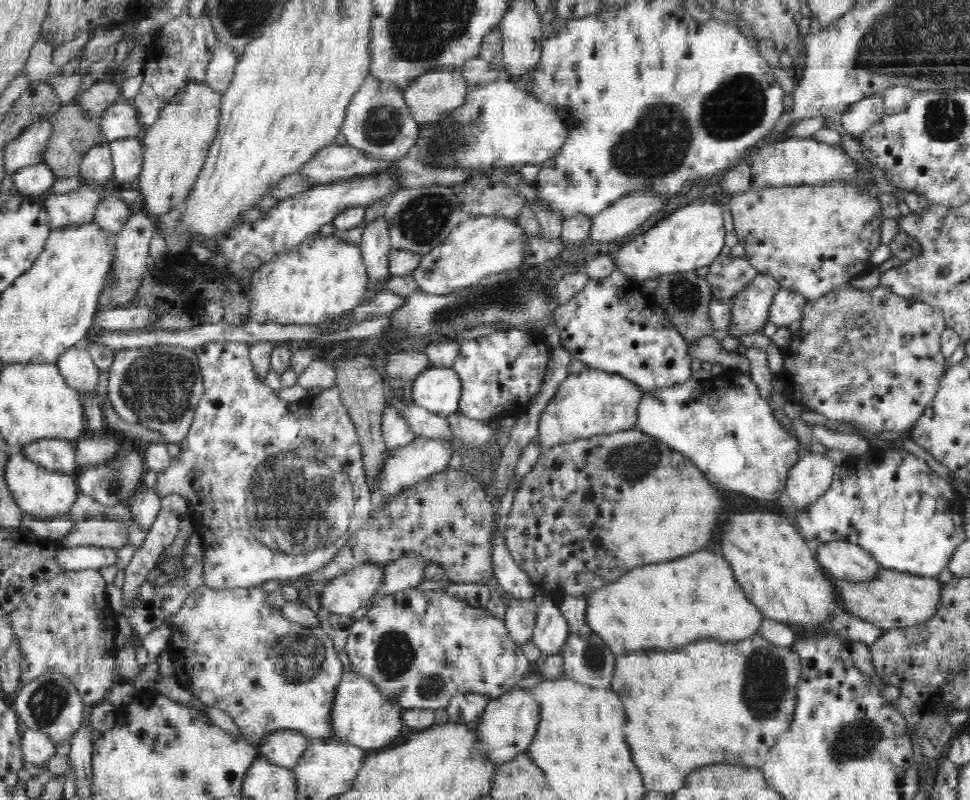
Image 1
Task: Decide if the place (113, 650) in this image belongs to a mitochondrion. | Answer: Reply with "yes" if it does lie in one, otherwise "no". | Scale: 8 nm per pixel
no

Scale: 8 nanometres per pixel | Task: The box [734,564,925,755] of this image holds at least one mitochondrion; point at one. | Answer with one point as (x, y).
(764, 674)

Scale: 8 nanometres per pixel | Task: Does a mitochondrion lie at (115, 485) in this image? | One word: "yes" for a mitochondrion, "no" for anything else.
yes

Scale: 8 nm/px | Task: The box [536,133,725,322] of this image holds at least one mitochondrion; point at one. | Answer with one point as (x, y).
(683, 293)

